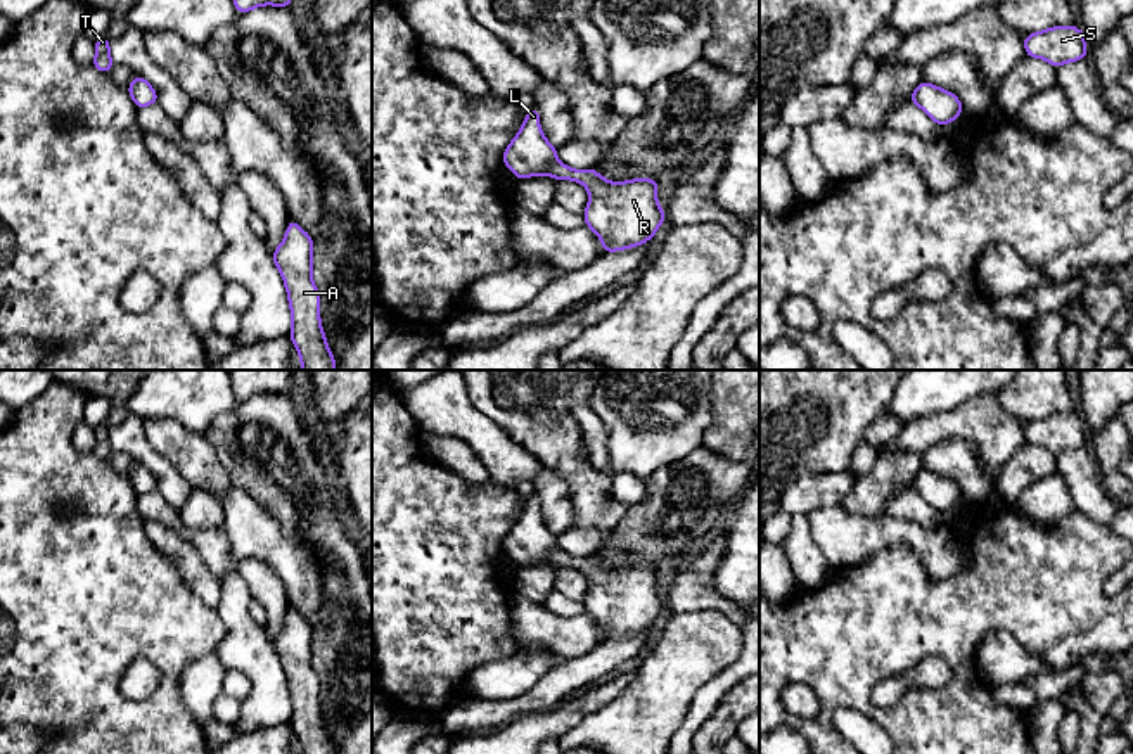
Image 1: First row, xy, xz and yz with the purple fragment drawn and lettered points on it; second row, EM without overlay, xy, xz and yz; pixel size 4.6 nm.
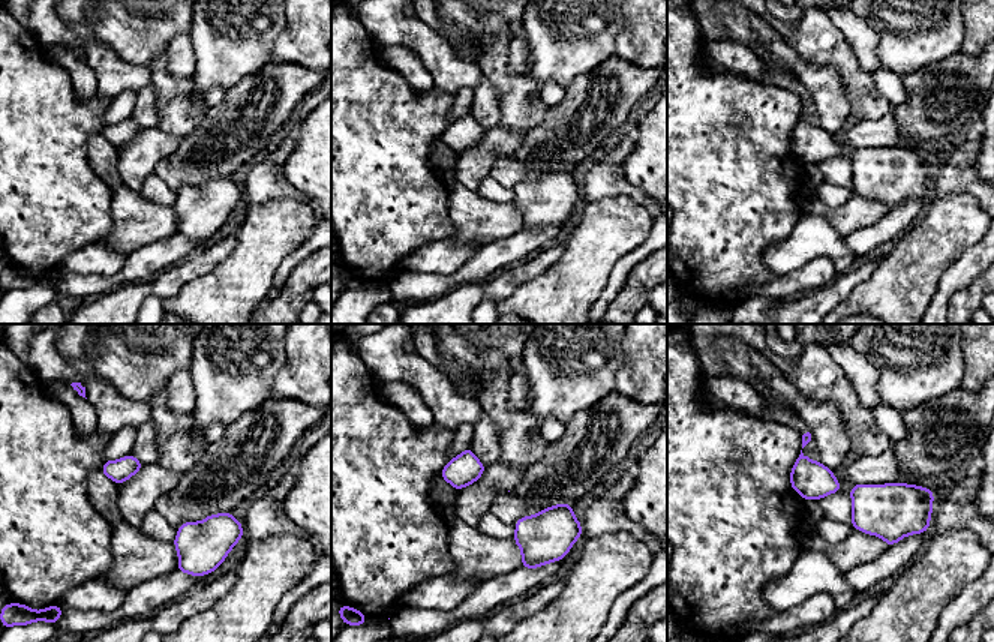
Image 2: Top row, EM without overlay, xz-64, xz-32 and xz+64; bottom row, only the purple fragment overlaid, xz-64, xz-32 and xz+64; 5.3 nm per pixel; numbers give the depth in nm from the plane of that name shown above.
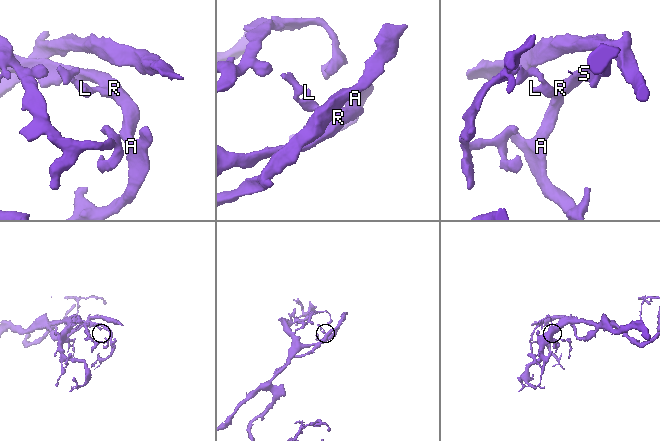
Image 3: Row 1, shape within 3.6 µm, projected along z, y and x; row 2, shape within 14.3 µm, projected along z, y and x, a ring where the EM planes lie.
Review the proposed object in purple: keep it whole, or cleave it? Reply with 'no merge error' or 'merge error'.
no merge error

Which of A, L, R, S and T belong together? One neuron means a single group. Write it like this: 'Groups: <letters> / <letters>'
Groups: A L R S T

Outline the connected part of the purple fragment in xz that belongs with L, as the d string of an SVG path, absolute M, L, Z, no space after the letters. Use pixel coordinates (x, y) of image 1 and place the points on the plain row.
M536 493L526 502L502 546L517 567L548 562L585 572L590 581L583 600L585 612L599 623L604 642L649 629L666 609L664 597L657 591L657 567L633 566L612 571L593 555L573 557L560 550L557 536L541 521Z

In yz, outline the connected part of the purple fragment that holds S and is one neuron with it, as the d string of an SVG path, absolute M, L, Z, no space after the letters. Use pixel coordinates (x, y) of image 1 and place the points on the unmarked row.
M1074 412L1053 413L1024 424L1024 438L1026 443L1043 446L1059 457L1088 443L1085 427L1085 420Z

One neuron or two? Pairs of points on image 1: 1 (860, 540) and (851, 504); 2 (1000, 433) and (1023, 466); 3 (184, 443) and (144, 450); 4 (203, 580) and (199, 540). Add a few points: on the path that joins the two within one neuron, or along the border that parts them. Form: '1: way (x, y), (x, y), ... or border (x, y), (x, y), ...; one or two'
1: border (839, 505), (862, 517), (883, 516); two
2: border (1026, 443), (1002, 466), (995, 479), (998, 492); two
3: border (142, 421), (146, 440), (184, 476); two
4: border (172, 530), (196, 550), (201, 562), (220, 581); two

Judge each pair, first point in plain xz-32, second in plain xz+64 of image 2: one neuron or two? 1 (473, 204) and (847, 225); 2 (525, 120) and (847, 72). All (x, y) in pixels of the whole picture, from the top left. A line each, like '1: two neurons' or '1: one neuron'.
1: one neuron
2: one neuron

